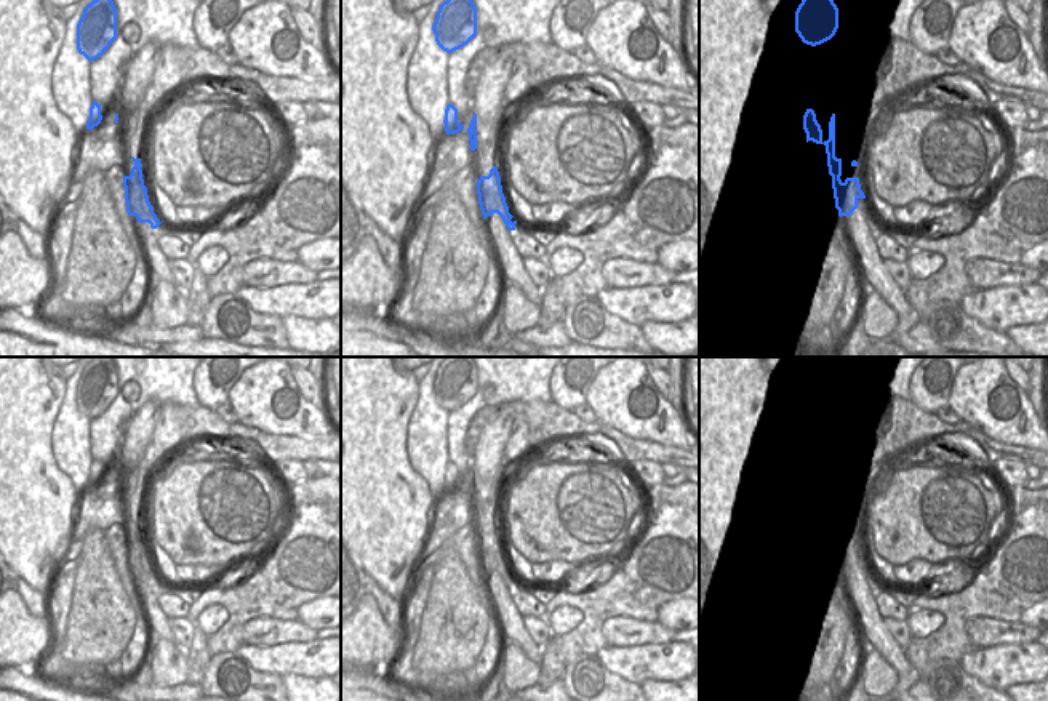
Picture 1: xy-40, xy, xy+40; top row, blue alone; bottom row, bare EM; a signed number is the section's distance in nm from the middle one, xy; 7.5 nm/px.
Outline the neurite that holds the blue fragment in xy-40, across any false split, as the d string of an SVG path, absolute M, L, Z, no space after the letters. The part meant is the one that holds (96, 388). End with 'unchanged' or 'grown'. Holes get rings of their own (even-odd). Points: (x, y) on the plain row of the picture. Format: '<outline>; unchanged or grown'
M94 357L77 383L77 408L88 419L104 413L117 397L117 367L110 357Z; unchanged

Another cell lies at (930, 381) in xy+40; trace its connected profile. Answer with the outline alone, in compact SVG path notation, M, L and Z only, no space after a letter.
M923 357L910 373L906 395L920 410L936 413L947 407L947 397L962 357Z

